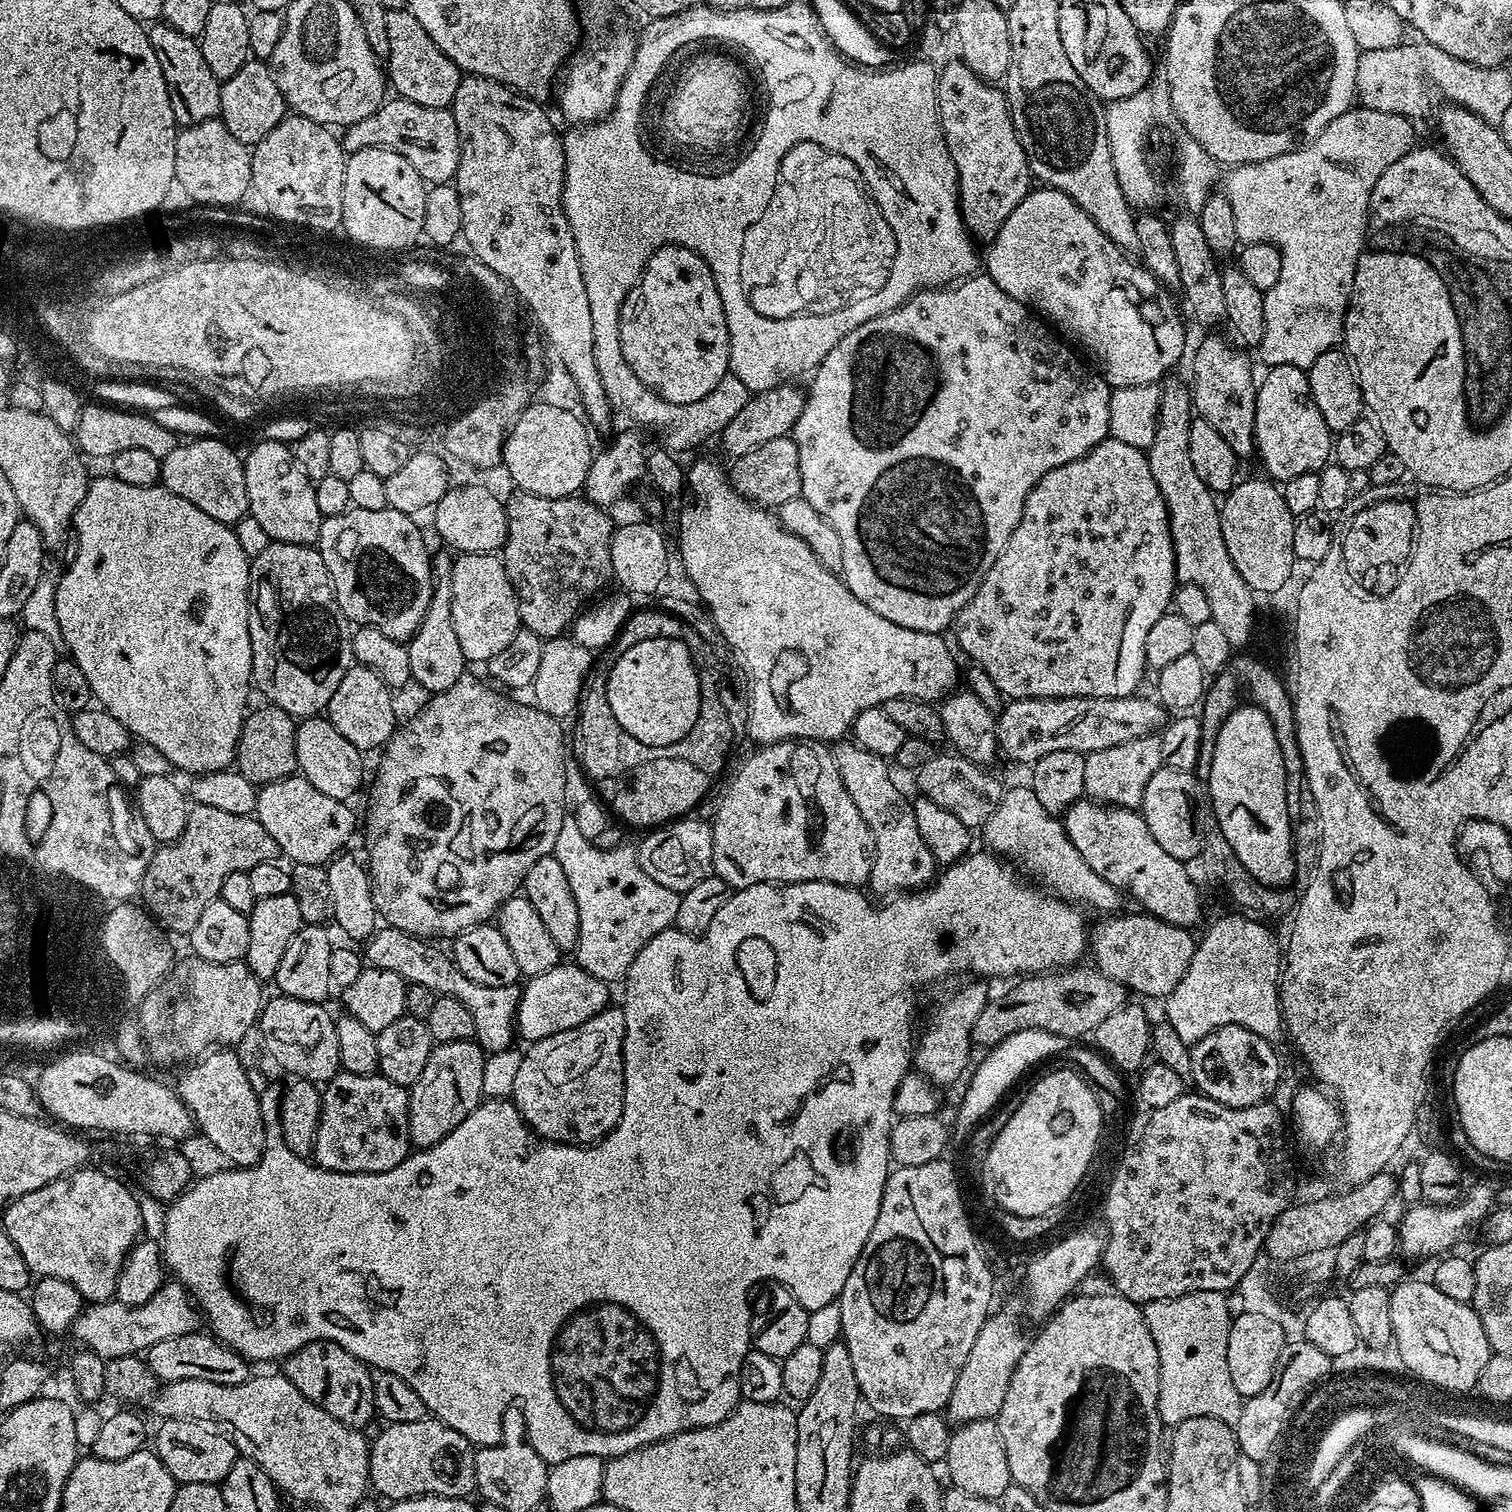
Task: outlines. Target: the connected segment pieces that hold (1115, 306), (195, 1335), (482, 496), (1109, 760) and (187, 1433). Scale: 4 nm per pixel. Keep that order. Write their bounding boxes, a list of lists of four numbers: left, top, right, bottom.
[[987,186,1184,388],[146,1330,250,1384],[431,486,508,554],[1084,734,1164,810],[154,1420,238,1484]]

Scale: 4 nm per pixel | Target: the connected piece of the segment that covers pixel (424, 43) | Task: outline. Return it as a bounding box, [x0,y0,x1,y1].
[386,10,462,108]

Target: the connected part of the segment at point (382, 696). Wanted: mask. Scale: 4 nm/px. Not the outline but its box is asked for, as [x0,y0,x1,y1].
[326,663,398,754]

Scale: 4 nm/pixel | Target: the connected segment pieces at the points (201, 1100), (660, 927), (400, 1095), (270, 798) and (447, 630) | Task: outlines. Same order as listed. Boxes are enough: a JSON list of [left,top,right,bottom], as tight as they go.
[[175,1048,267,1166],[554,818,680,982],[314,1071,410,1172],[256,774,358,865],[408,556,468,693]]

